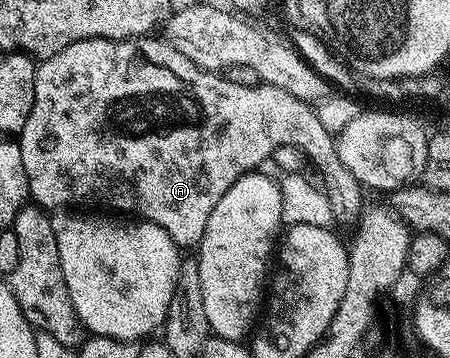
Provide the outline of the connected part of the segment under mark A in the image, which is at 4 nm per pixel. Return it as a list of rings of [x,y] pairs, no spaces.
[[[147,35],[131,37],[124,41],[110,41],[106,37],[84,39],[64,47],[64,51],[45,58],[37,66],[32,111],[28,111],[28,119],[16,141],[20,147],[20,155],[24,159],[24,175],[28,179],[29,196],[33,204],[47,211],[58,211],[63,207],[82,207],[78,205],[111,205],[114,209],[123,209],[124,212],[130,213],[126,215],[133,215],[135,218],[151,221],[164,227],[164,231],[168,231],[168,235],[178,246],[194,247],[202,240],[204,227],[208,223],[208,215],[212,215],[216,203],[224,199],[228,187],[232,187],[232,183],[239,181],[244,174],[255,172],[265,161],[269,162],[278,147],[291,144],[292,147],[302,149],[309,164],[311,166],[314,164],[318,168],[318,173],[322,176],[320,185],[326,194],[328,203],[332,203],[332,215],[335,222],[339,226],[341,224],[353,226],[359,220],[364,212],[364,204],[362,205],[364,187],[354,178],[352,171],[344,167],[344,159],[340,159],[338,154],[335,134],[324,129],[324,124],[318,118],[317,112],[309,104],[276,86],[261,83],[252,87],[240,87],[240,83],[232,83],[221,72],[201,69],[196,63],[192,63],[192,59],[180,55],[180,51],[176,51],[176,47],[172,47],[169,41],[165,39],[157,41],[156,38],[157,36]]]

